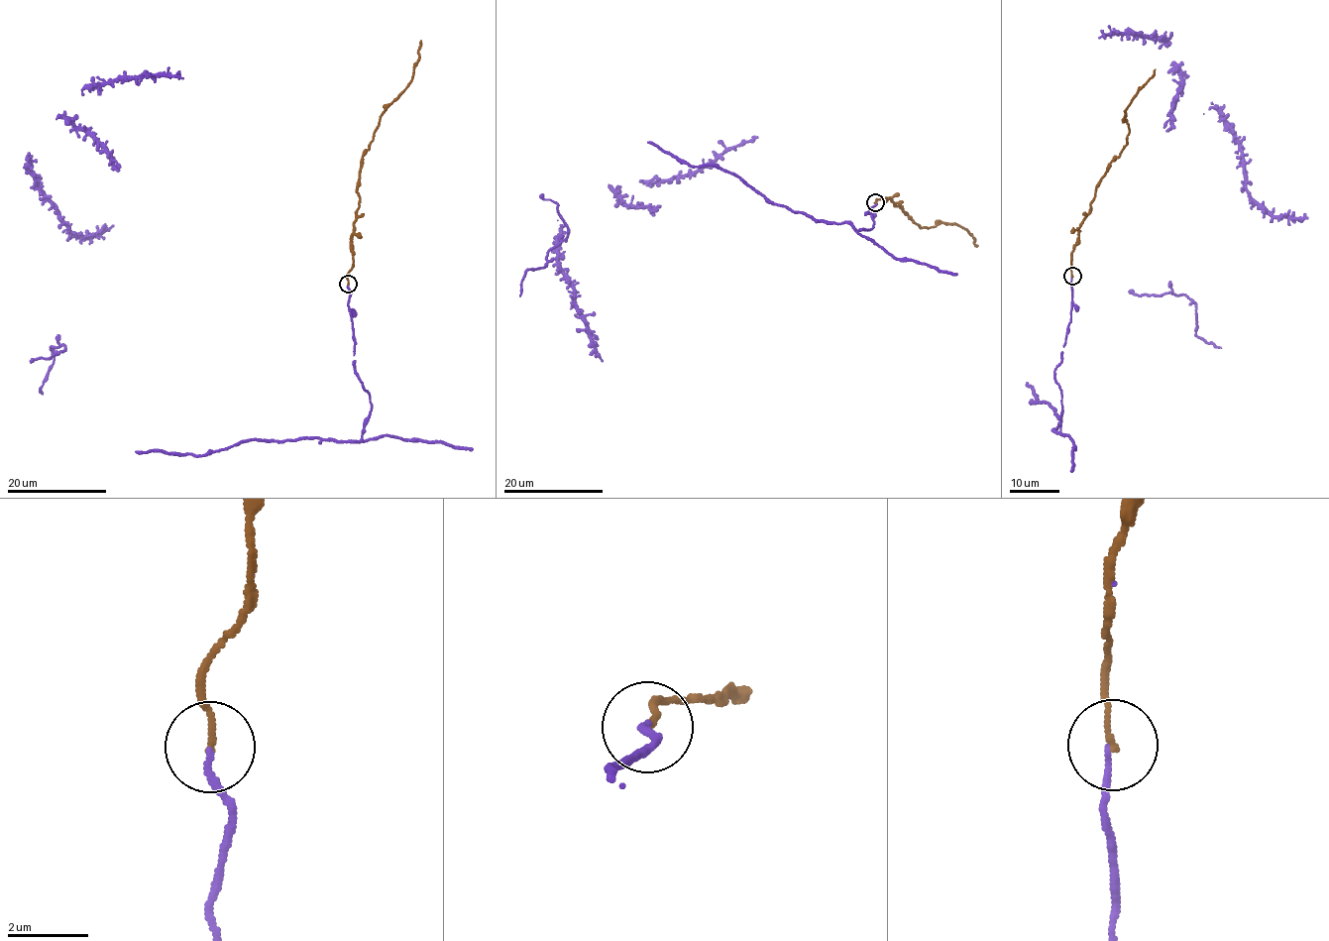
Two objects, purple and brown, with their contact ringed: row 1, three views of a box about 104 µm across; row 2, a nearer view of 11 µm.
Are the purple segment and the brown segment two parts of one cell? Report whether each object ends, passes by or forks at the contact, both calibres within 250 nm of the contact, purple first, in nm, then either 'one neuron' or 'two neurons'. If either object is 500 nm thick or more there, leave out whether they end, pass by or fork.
purple ends there; brown ends there; 140 nm thick on the purple side, 140 nm on the other; one neuron

